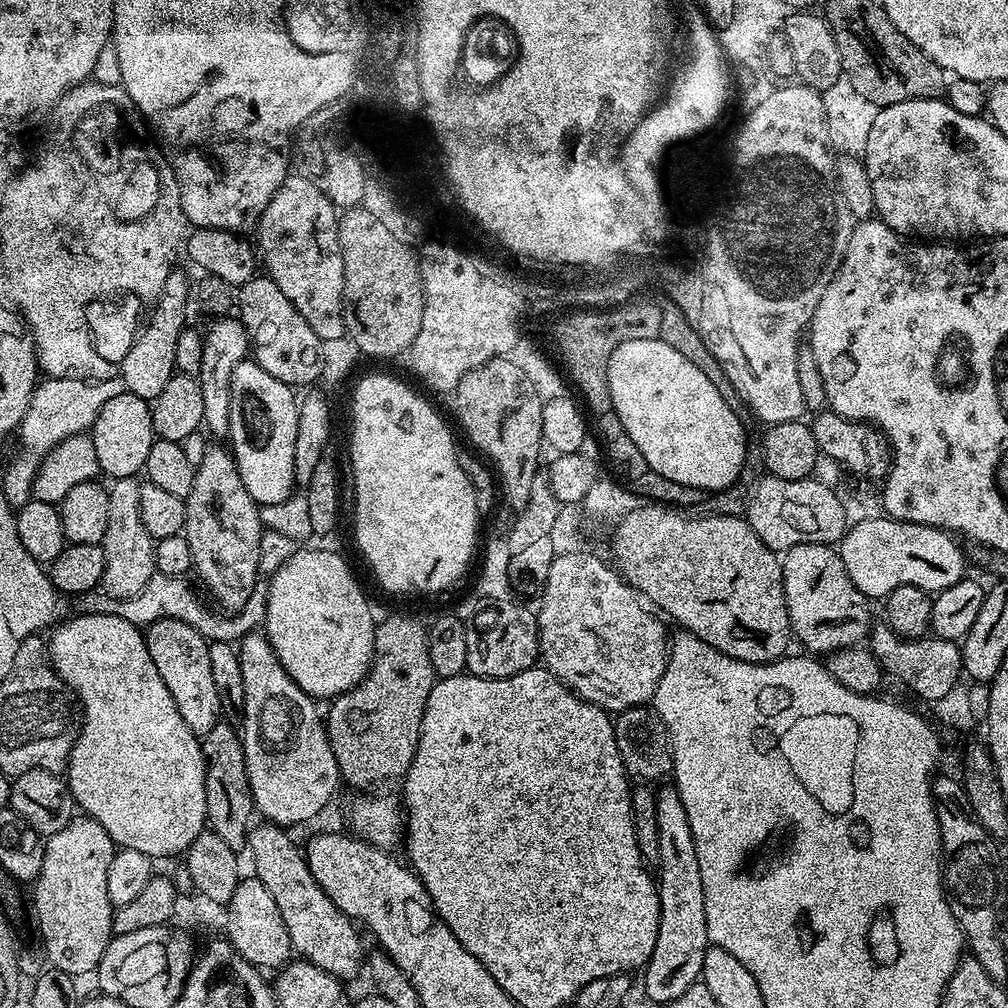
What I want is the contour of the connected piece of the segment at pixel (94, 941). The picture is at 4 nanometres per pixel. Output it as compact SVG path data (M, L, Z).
M83 814L73 816L58 834L44 840L42 870L34 882L36 893L32 896L36 928L48 955L47 963L74 978L95 973L114 935L114 909L110 894L106 894L106 870L110 870L113 851L110 834Z

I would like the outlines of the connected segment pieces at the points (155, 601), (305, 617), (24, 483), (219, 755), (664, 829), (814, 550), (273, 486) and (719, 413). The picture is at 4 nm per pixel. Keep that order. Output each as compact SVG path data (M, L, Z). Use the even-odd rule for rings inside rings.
M155 572L147 582L147 585L132 599L118 600L99 589L84 591L82 594L74 595L70 598L70 603L72 603L71 611L75 615L83 616L86 614L112 614L113 616L125 618L132 625L139 628L147 628L154 622L164 620L166 617L174 618L175 620L186 622L187 625L194 626L209 643L214 641L237 643L254 632L250 626L250 620L241 611L229 615L227 621L218 618L203 604L188 582L185 577Z
M304 548L293 556L291 553L267 580L262 632L267 636L278 662L282 662L286 674L290 674L300 689L313 698L335 698L360 684L372 665L377 621L372 620L372 608L351 566L328 548Z
M119 374L105 380L79 380L57 376L41 379L32 392L28 412L18 429L20 453L9 462L8 469L4 472L2 491L6 494L8 503L19 506L33 499L32 483L46 453L66 438L87 433L98 418L98 410L102 410L106 401L118 398L118 394L125 391L124 380Z
M221 722L214 726L214 730L210 730L202 737L202 747L206 766L207 827L214 834L218 834L218 838L222 838L222 842L226 842L230 850L234 850L237 854L243 853L248 846L254 805L246 774L244 742L241 733L237 729L235 732L227 722Z
M668 786L656 792L656 821L658 822L658 871L660 871L656 889L660 899L660 921L658 922L658 942L654 942L654 954L650 954L648 963L642 969L642 975L644 975L645 994L654 1003L667 1006L670 1002L674 1002L674 998L682 998L682 994L686 994L686 990L690 990L690 986L694 986L701 979L702 962L706 958L706 950L710 945L706 934L706 894L702 894L702 869L698 867L698 854L694 850L694 834L690 830L690 818L686 818L686 806L682 806L682 798L675 786Z
M799 544L783 553L780 569L786 594L788 621L792 624L795 639L800 639L809 648L805 648L809 653L837 652L859 645L867 637L870 631L868 619L872 616L871 610L868 609L869 597L864 596L862 590L854 586L854 582L850 582L850 574L846 574L846 566L835 547L826 544Z
M245 358L241 364L234 366L234 378L230 378L230 430L227 439L232 440L230 452L235 457L238 474L242 484L249 491L258 505L285 503L287 496L294 492L294 442L298 434L298 396L293 389L283 384L274 374L270 374L256 364L255 359Z
M662 339L631 340L622 342L610 354L608 382L612 411L625 427L634 445L642 452L649 469L661 476L661 481L681 483L682 486L698 487L707 494L731 489L732 483L744 468L748 456L748 440L744 437L746 426L738 420L737 409L728 405L721 386L712 385L710 378L678 354L674 346L666 346Z

